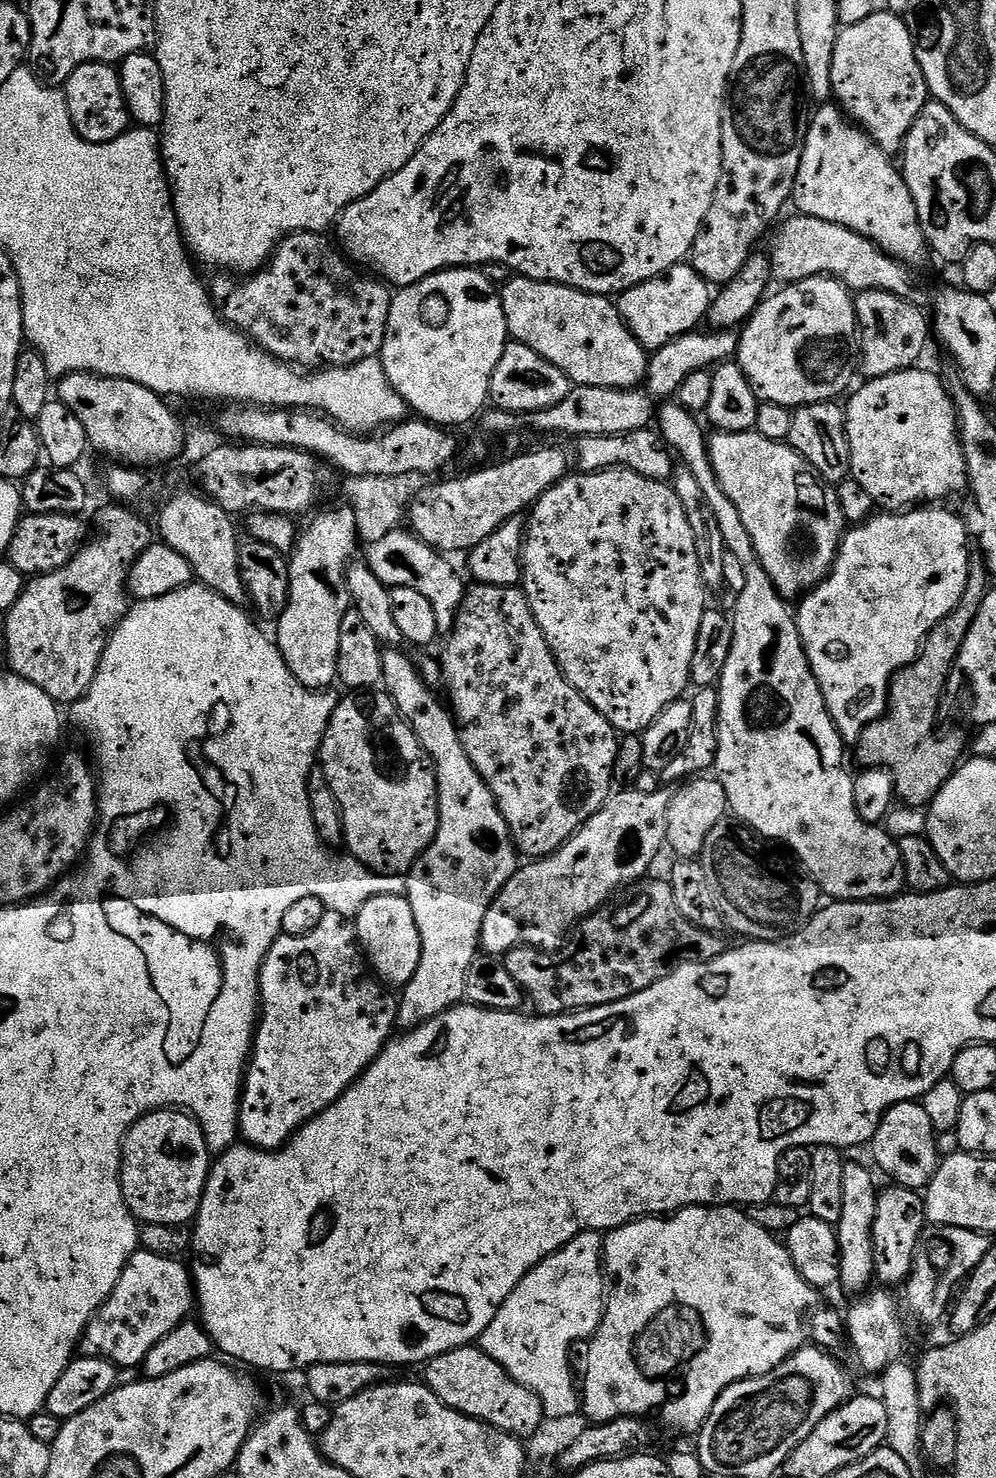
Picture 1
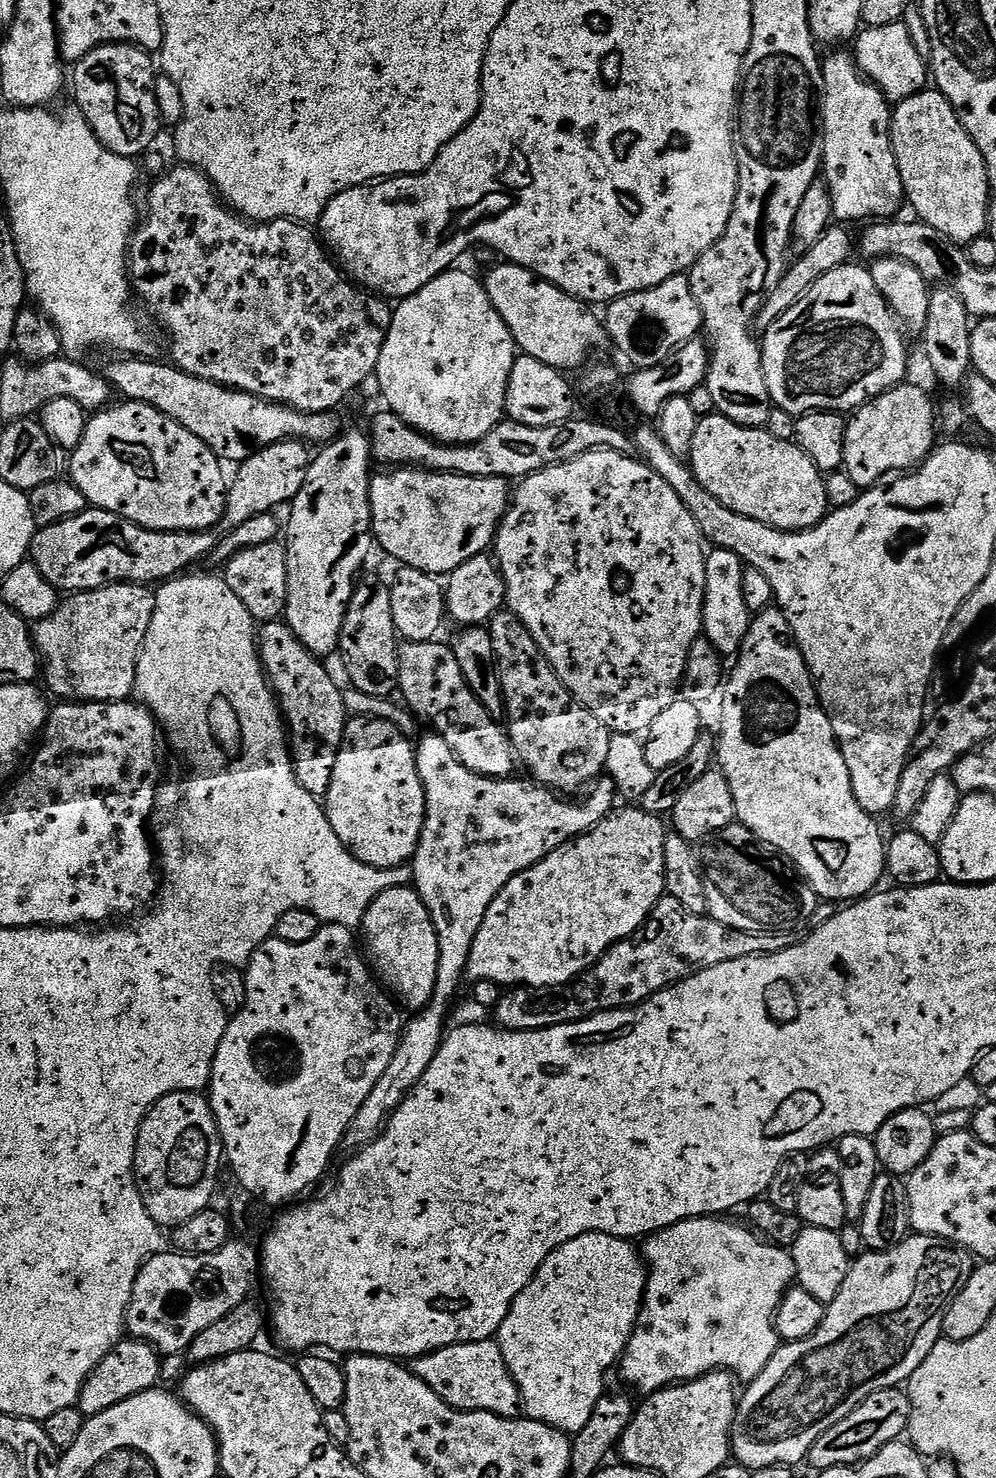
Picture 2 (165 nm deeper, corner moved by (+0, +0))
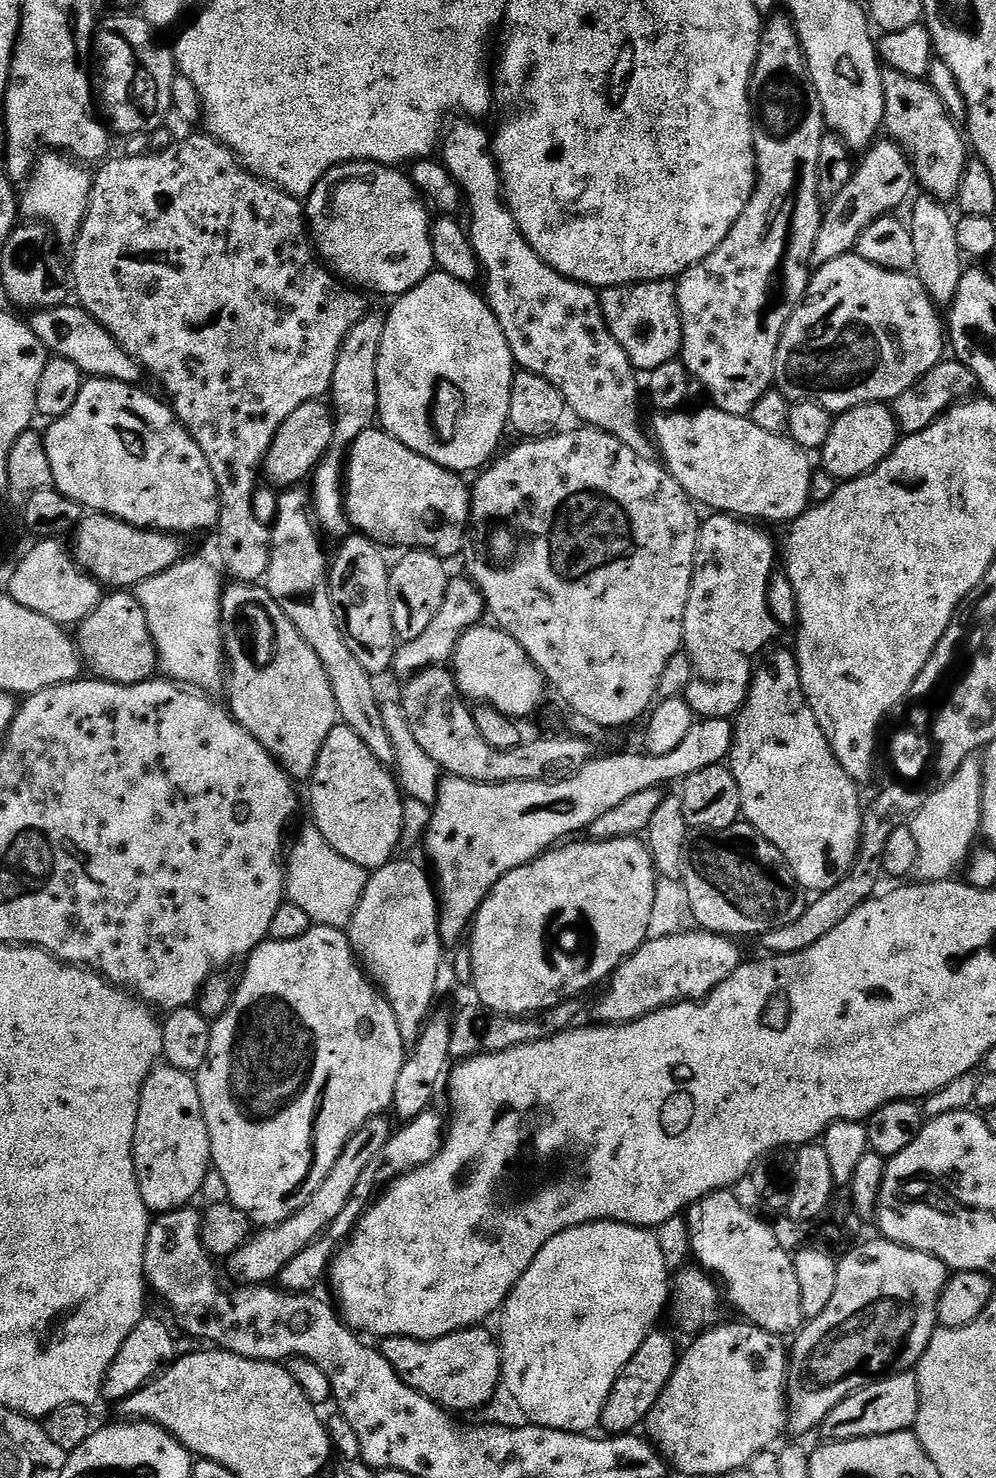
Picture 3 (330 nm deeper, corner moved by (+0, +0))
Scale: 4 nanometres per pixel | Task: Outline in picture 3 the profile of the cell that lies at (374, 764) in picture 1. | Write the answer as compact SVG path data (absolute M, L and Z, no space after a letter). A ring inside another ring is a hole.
M343 722L337 723L334 730L330 730L330 738L322 746L322 754L318 754L316 769L312 771L312 816L314 827L342 854L342 858L350 858L358 866L369 870L382 868L394 860L397 855L396 847L400 844L400 835L404 832L404 804L397 777L366 750L366 742L354 734Z

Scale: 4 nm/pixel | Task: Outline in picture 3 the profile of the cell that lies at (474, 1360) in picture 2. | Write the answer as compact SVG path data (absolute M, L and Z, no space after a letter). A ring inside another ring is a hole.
M487 1327L464 1328L461 1332L446 1334L437 1340L415 1340L409 1336L389 1336L379 1345L378 1350L394 1366L398 1378L414 1390L430 1398L441 1408L453 1413L472 1412L475 1408L484 1408L496 1396L496 1387L502 1384L500 1374L500 1345L497 1337L487 1332Z

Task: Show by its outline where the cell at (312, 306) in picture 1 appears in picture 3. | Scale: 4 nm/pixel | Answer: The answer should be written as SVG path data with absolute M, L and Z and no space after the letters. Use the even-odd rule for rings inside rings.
M207 134L188 136L185 140L178 141L173 148L168 148L157 156L152 155L121 154L117 160L109 159L99 165L100 173L95 173L80 233L71 245L70 276L74 281L74 296L75 299L76 296L80 299L77 300L79 307L85 308L118 341L122 350L129 352L145 373L149 377L153 376L164 387L163 395L170 401L176 419L191 434L194 442L198 442L216 479L216 489L220 492L219 563L222 568L224 563L223 571L228 571L233 576L233 581L256 584L263 581L272 553L271 527L258 522L258 514L254 510L254 494L258 487L256 479L261 479L264 459L282 422L286 422L286 418L290 418L290 414L294 414L298 406L329 395L340 347L344 344L349 330L366 314L363 300L365 297L355 287L337 279L318 259L306 223L305 205L276 185L252 175L237 160L236 155L216 137Z

